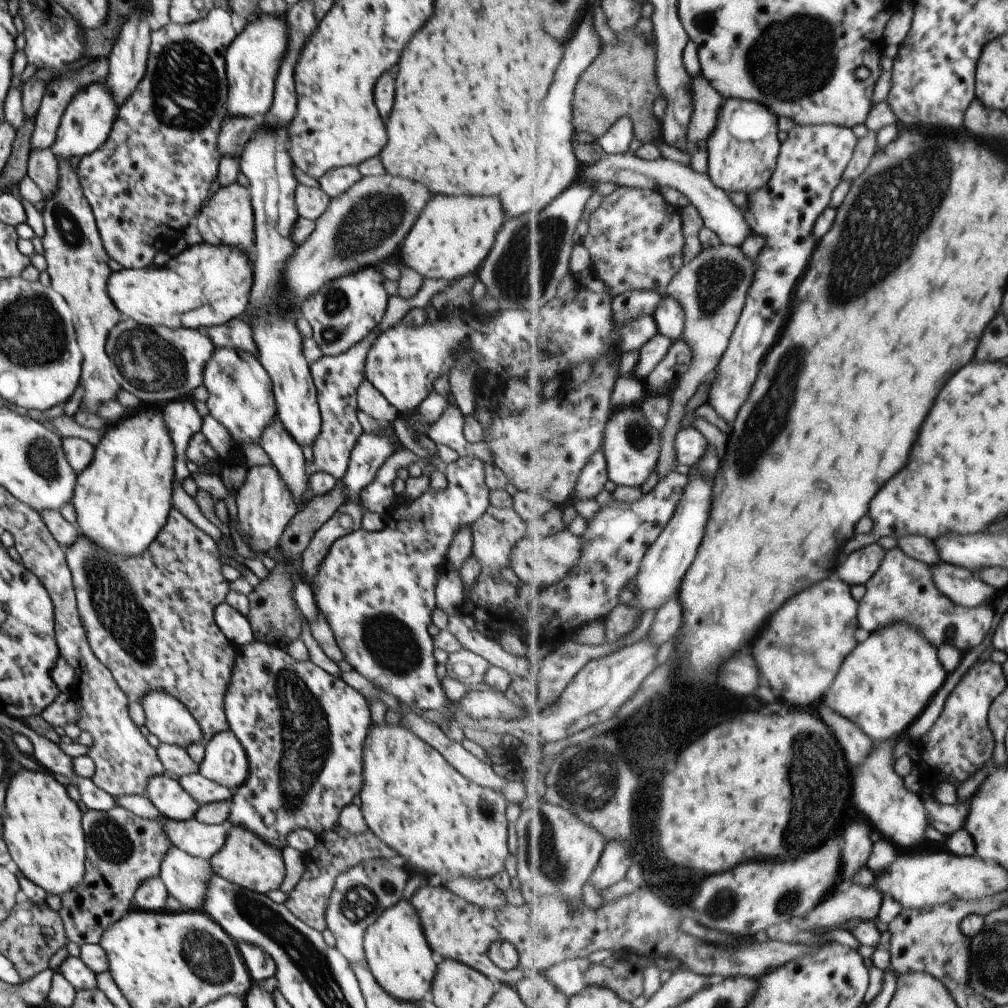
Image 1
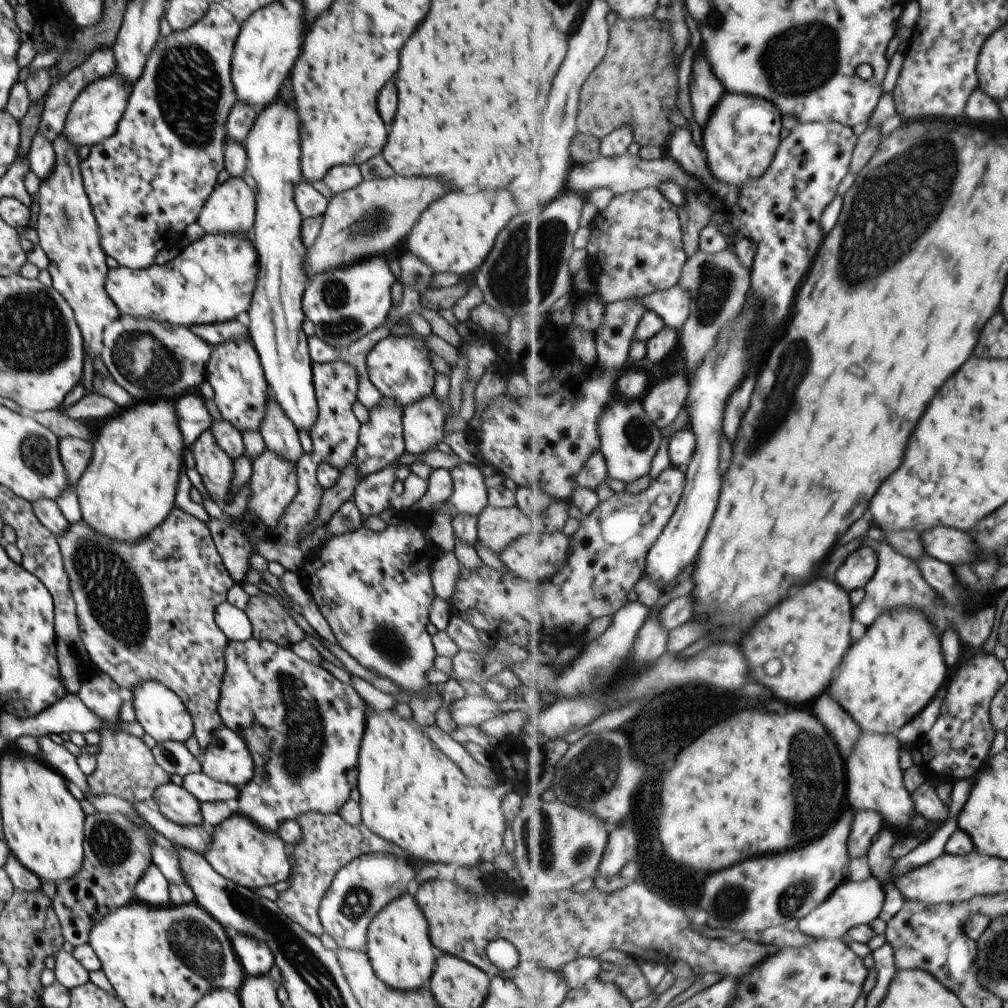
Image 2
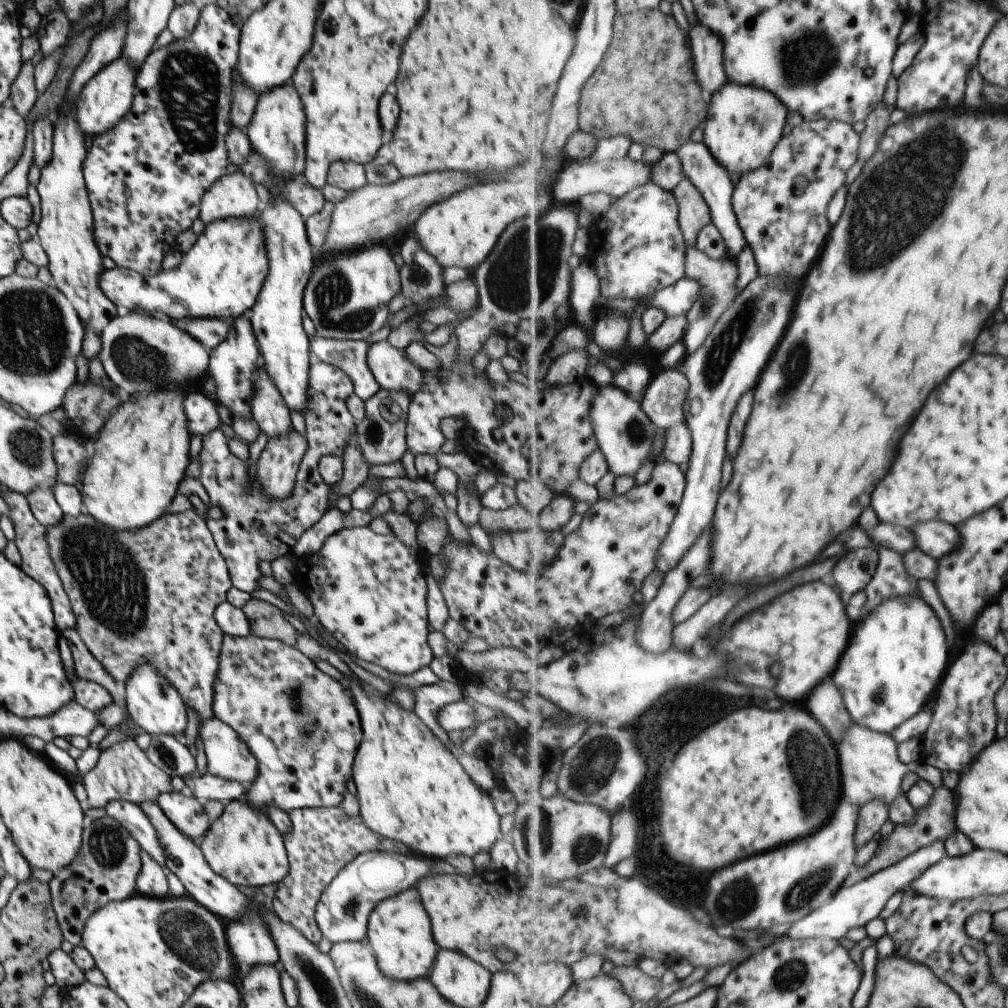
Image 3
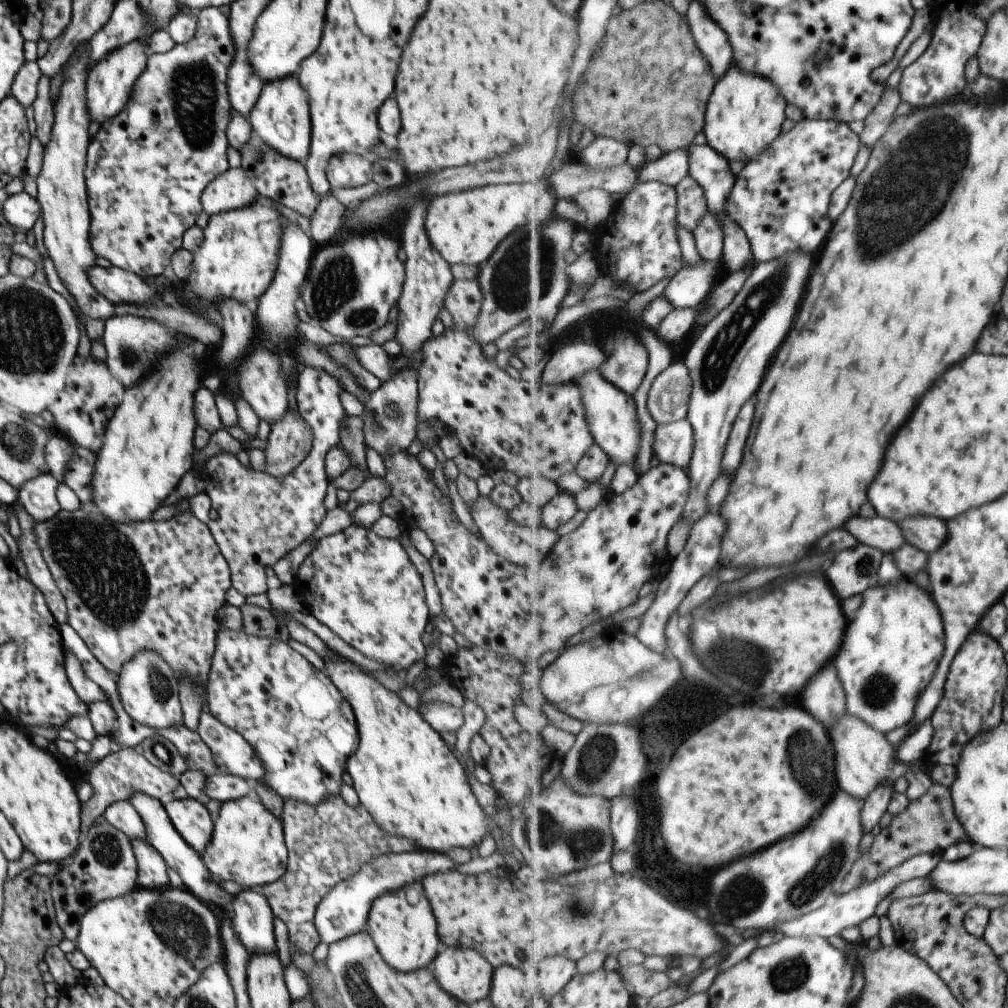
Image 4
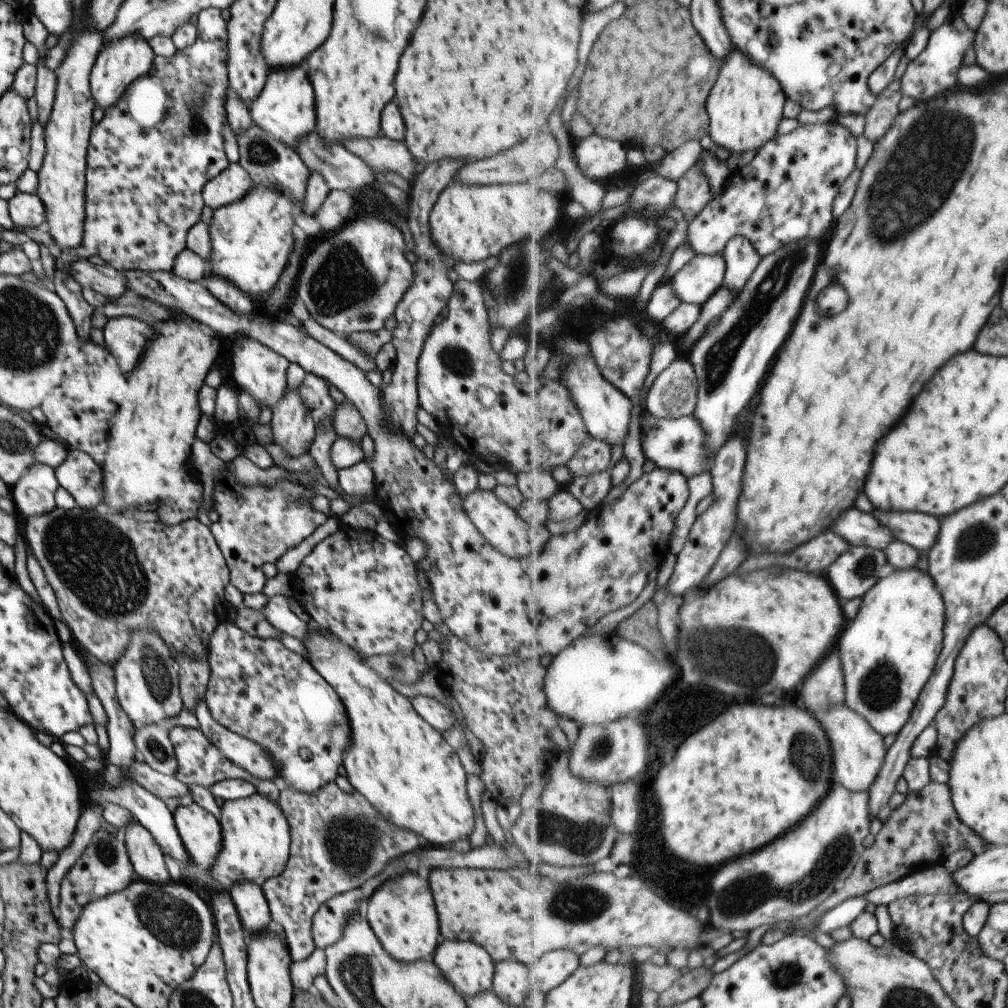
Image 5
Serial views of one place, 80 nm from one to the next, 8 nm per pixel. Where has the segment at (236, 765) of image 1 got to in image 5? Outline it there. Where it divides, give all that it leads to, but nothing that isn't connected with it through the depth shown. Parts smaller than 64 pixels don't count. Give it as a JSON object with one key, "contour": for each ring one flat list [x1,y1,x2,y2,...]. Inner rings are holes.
{"contour":[[204,698,199,699,192,712,196,718,195,728,227,758,258,779,275,780,276,766,268,752,256,742,240,737,223,728,211,718]]}

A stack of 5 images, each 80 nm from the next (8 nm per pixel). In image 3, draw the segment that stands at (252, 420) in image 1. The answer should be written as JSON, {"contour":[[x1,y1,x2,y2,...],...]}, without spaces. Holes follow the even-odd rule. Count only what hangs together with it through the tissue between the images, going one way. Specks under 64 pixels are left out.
{"contour":[[237,316,227,330,225,340,215,346,209,354,209,366,207,372,213,378,216,386,214,396,216,403,225,405,233,416,250,417,250,394,252,393,252,380,259,361,260,352,255,348,255,338,249,328,249,320,245,316]]}

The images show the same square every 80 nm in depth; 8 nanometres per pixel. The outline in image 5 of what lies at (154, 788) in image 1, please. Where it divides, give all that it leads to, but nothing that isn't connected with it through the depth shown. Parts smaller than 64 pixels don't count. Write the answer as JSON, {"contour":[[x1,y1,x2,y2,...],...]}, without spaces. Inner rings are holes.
{"contour":[[190,801,173,810,172,817,190,862,210,871,221,850,222,834,218,820]]}

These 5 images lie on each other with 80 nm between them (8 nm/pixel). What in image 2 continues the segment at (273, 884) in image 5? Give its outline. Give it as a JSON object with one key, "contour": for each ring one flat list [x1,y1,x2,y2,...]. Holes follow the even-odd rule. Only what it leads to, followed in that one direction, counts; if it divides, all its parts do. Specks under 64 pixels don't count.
{"contour":[[305,813,304,815,297,816,295,821,301,829,301,840,294,845,288,846,287,854,289,854,292,859,292,869,290,869,290,875,286,878,286,883,288,884,286,889,277,893,274,903,289,920,296,922,302,929,305,929,305,932,318,938,322,933,322,926,317,914,319,901,323,898,325,891,328,890,333,875,344,864,347,864,356,856,373,853,385,853,403,859,405,858,405,852,401,852,401,847,398,847,396,844,387,842,379,835,373,834,368,828,365,828,362,823,356,824,355,826,347,824,338,813,325,815,319,813]]}

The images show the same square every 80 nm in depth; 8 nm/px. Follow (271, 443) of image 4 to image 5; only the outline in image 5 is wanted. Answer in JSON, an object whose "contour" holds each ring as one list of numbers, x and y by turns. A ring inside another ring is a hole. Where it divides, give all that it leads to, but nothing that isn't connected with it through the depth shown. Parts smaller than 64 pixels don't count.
{"contour":[[298,388,285,389,272,408,270,426,273,442,285,449,290,456,307,453,314,439,312,414,306,409]]}

